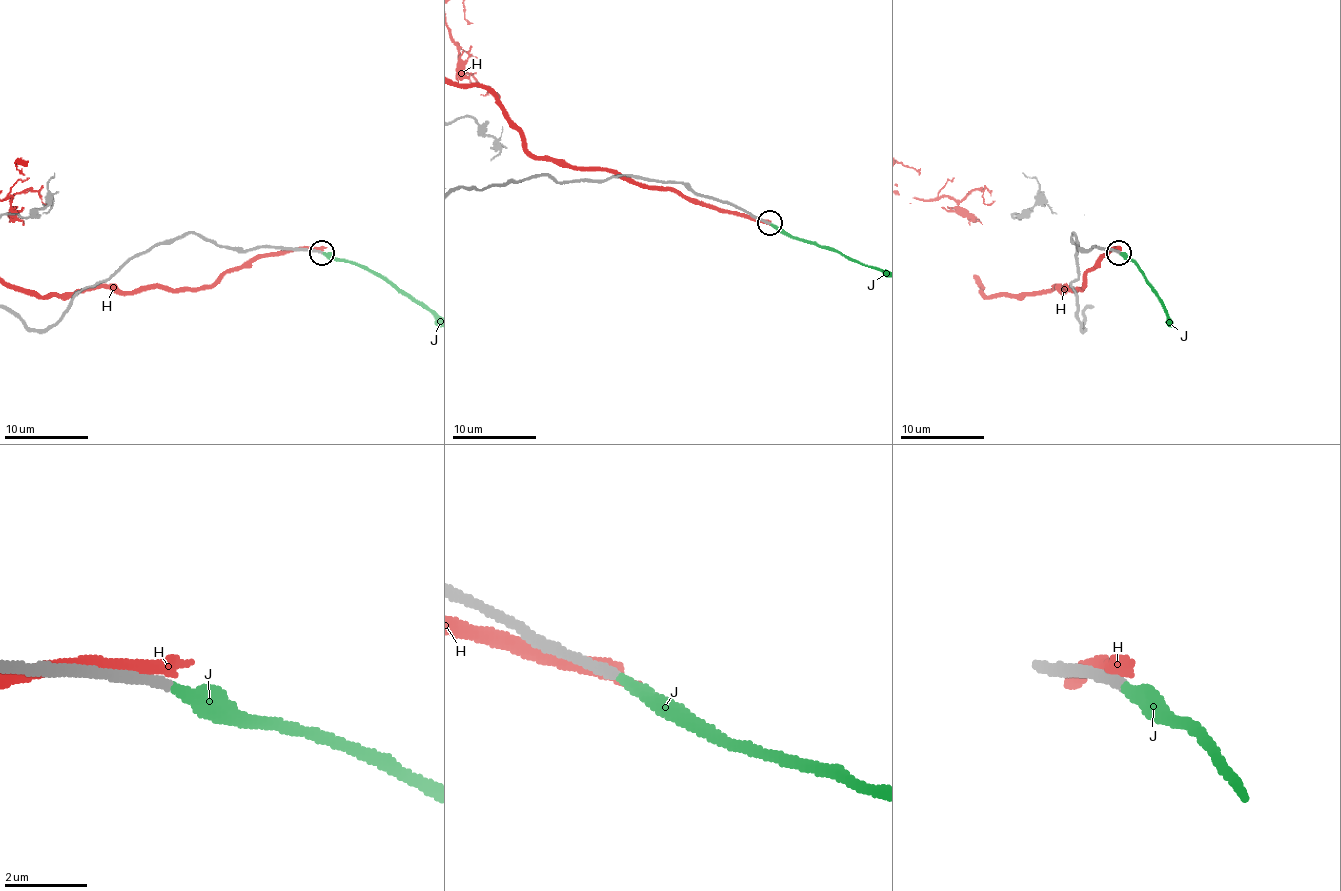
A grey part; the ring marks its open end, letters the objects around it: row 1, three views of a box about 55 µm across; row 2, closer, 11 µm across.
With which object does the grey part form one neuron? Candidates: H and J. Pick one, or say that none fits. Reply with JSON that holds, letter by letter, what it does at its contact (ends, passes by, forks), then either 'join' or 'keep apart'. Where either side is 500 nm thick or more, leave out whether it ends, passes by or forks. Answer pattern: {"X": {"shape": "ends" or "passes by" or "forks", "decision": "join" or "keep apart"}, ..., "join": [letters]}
{"H": {"shape": "passes by", "decision": "keep apart"}, "J": {"shape": "ends", "decision": "join"}, "join": ["J"]}

